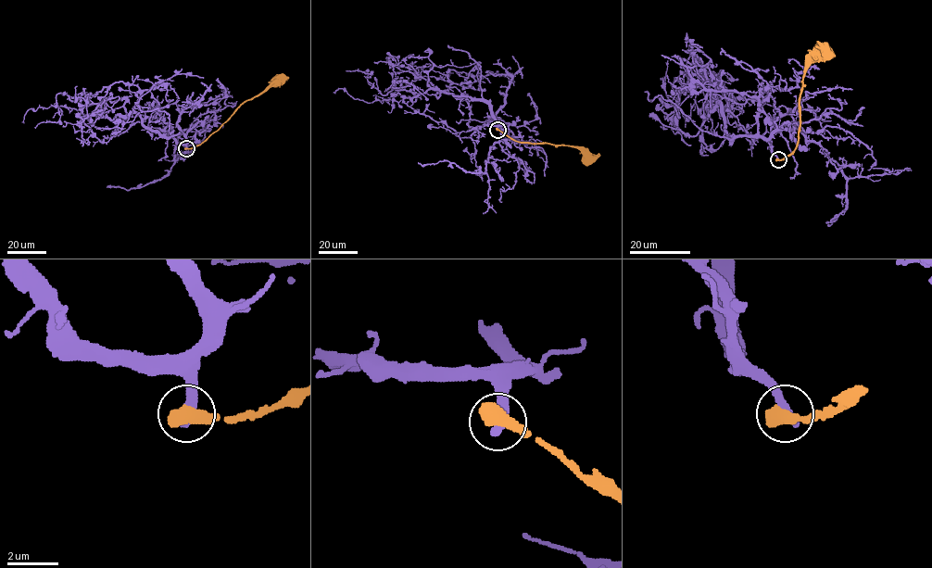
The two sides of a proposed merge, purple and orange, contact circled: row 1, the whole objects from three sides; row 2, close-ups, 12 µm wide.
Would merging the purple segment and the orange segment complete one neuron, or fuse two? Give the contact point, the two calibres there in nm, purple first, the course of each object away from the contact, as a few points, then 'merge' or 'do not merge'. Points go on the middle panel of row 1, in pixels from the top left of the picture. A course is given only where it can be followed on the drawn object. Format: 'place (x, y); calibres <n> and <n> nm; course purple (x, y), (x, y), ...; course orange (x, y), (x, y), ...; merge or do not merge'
place (497, 130); calibres 440 and 700 nm; course purple (497, 129), (479, 100), (428, 89), (414, 102), (411, 92), (383, 94), (371, 74), (346, 70); course orange (497, 129), (522, 142), (573, 146), (588, 159); do not merge

